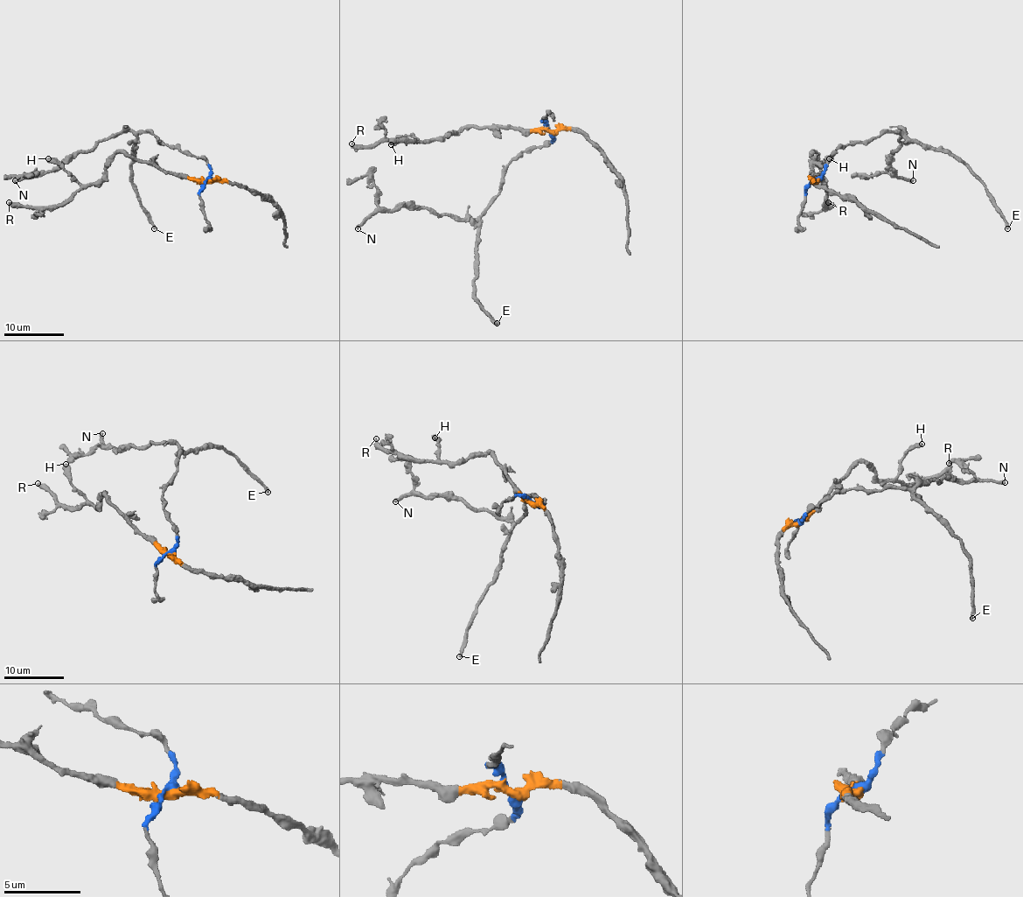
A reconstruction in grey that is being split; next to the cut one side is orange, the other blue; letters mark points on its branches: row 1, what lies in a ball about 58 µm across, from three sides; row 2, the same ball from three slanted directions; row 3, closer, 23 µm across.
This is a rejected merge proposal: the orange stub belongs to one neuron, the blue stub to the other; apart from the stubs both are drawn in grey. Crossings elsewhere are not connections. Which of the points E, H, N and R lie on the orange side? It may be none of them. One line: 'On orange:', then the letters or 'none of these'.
On orange: H, R

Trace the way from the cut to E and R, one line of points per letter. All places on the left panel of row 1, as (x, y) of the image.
E: (207, 179), (211, 171), (205, 160), (186, 156), (151, 133), (140, 133), (130, 167), (134, 187), (155, 227)
R: (207, 179), (176, 177), (118, 152), (100, 179), (82, 185), (57, 206), (31, 208), (8, 202)

